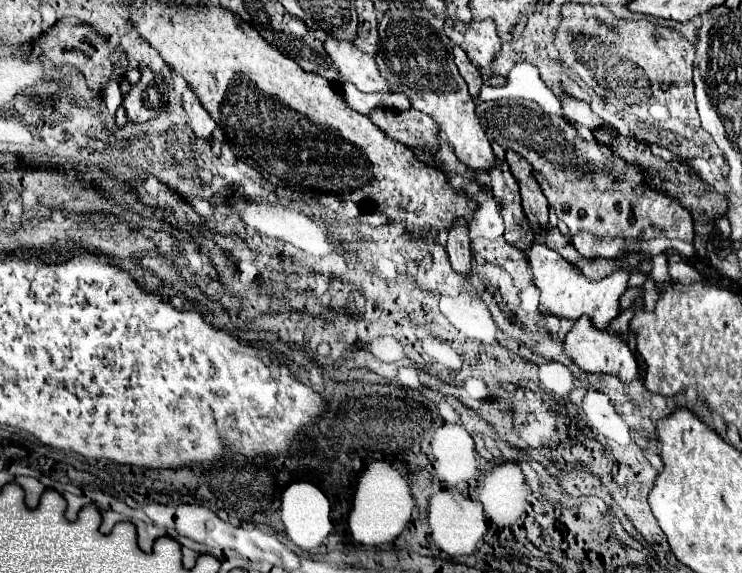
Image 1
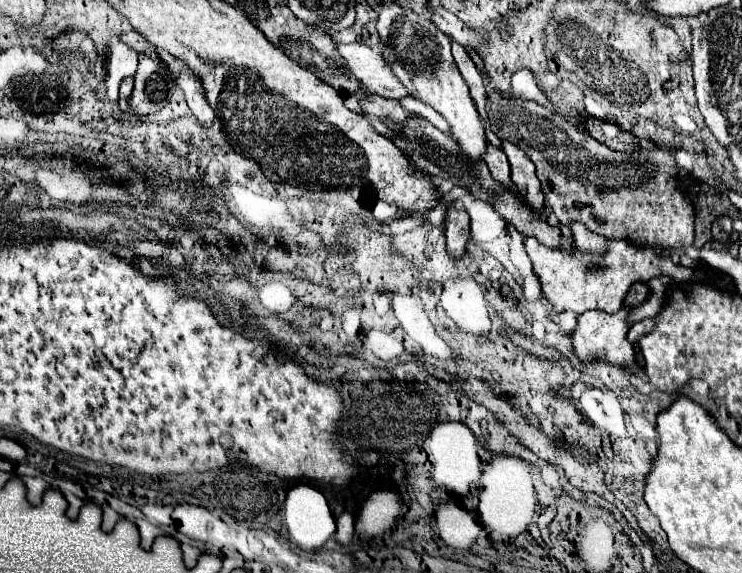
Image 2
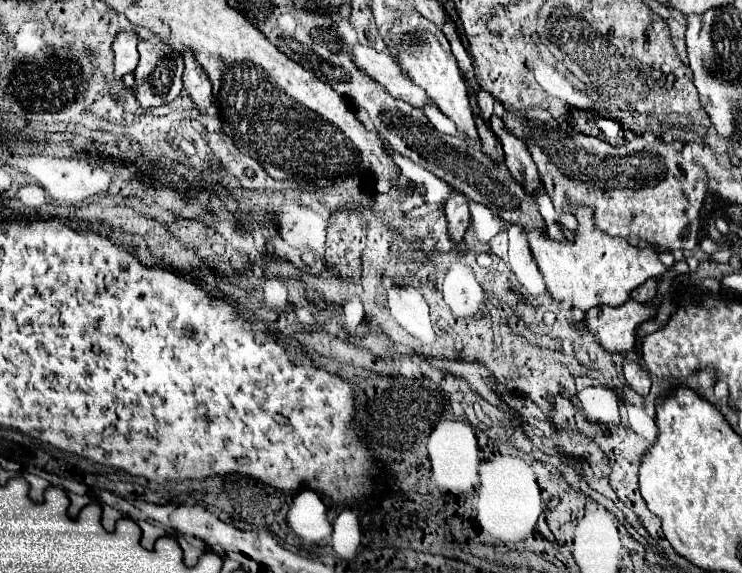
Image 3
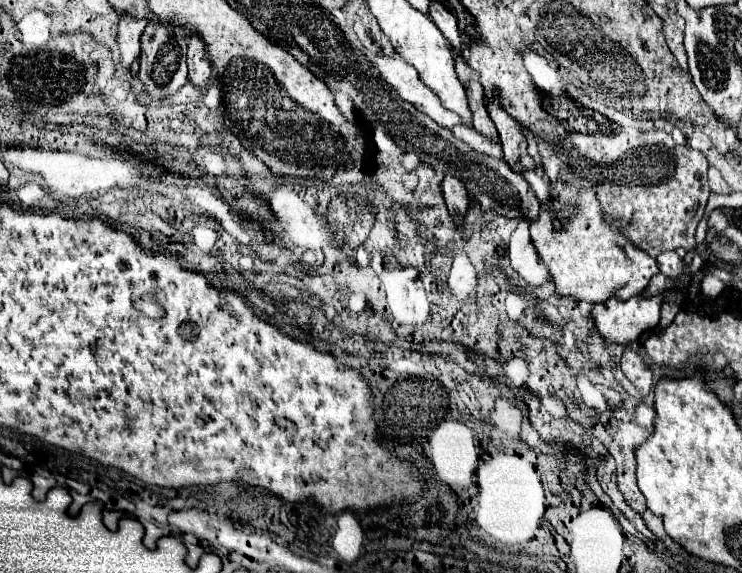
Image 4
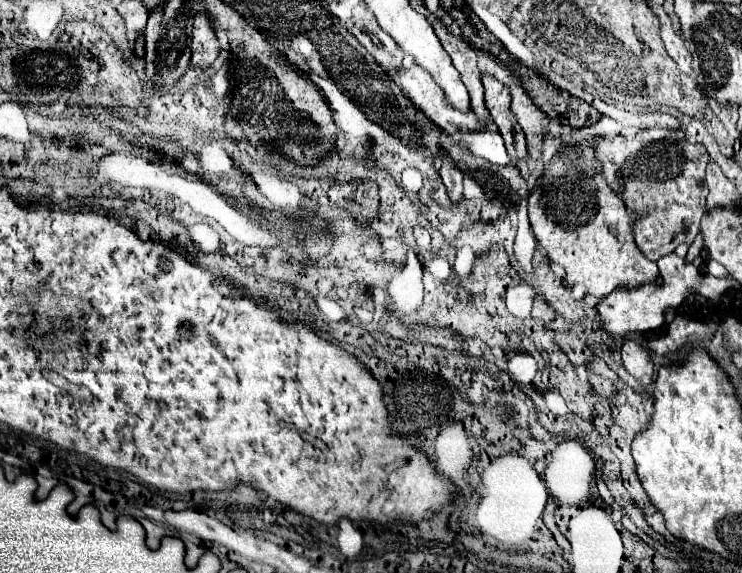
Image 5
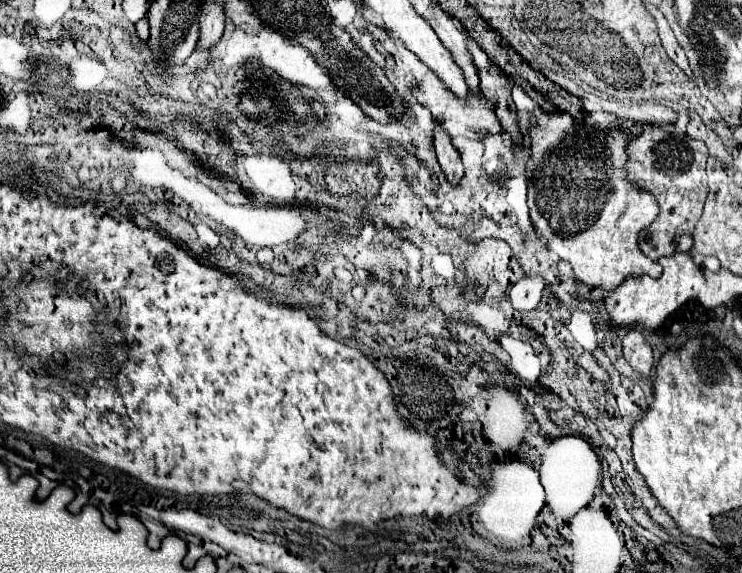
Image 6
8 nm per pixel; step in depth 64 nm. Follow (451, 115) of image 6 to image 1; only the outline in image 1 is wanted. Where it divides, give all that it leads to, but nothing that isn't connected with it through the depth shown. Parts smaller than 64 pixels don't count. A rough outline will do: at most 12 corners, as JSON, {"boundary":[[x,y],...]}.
{"boundary":[[324,40],[340,80],[362,92],[388,92],[374,56]]}

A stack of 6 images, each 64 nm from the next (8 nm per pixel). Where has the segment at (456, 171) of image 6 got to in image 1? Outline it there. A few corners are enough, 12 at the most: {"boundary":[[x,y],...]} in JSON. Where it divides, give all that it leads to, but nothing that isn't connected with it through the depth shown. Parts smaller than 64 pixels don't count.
{"boundary":[[464,220],[448,232],[446,252],[458,274],[470,276],[472,252]]}

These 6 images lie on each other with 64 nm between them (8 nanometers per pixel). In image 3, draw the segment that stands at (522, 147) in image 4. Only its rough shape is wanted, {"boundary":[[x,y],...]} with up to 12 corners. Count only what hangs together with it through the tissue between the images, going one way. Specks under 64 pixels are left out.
{"boundary":[[500,118],[490,128],[504,150],[512,178],[530,194],[542,188],[522,140],[508,136]]}

